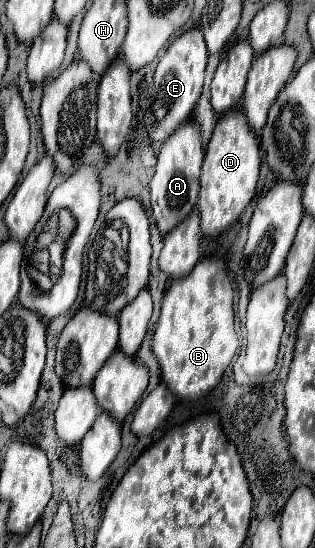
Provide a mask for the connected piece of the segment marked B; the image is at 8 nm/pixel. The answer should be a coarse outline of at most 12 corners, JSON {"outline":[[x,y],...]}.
{"outline":[[204,258],[164,292],[162,382],[204,396],[238,350],[234,290]]}

